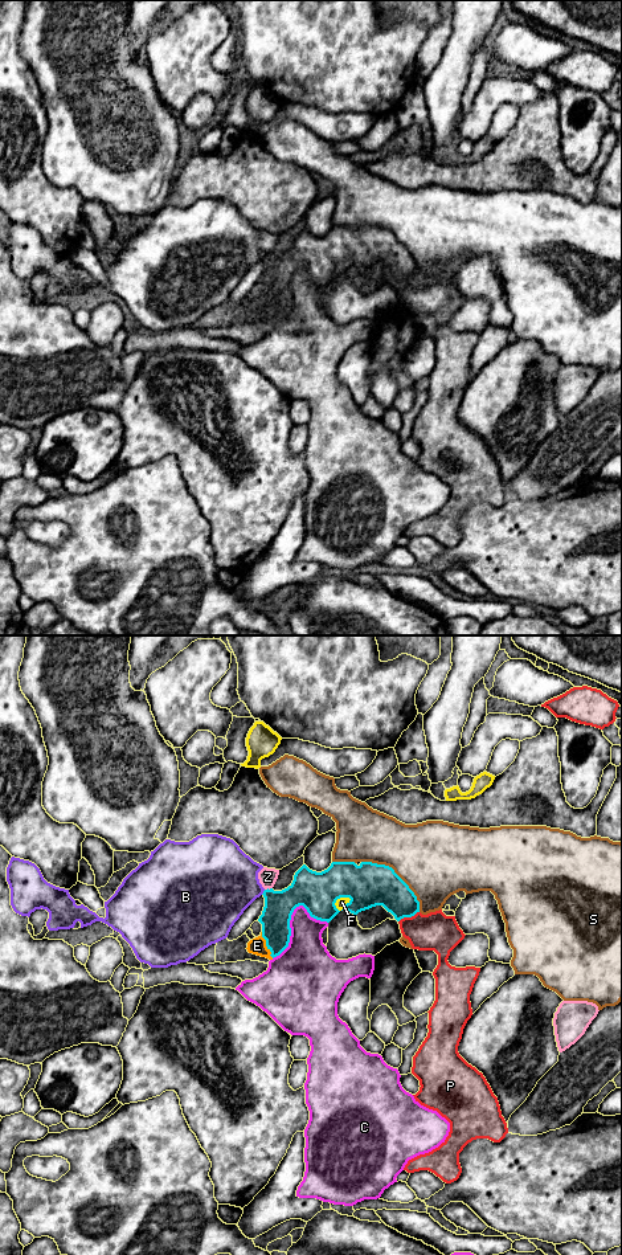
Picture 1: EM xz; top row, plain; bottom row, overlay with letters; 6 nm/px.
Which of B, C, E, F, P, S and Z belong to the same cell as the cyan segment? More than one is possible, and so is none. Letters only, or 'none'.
none

